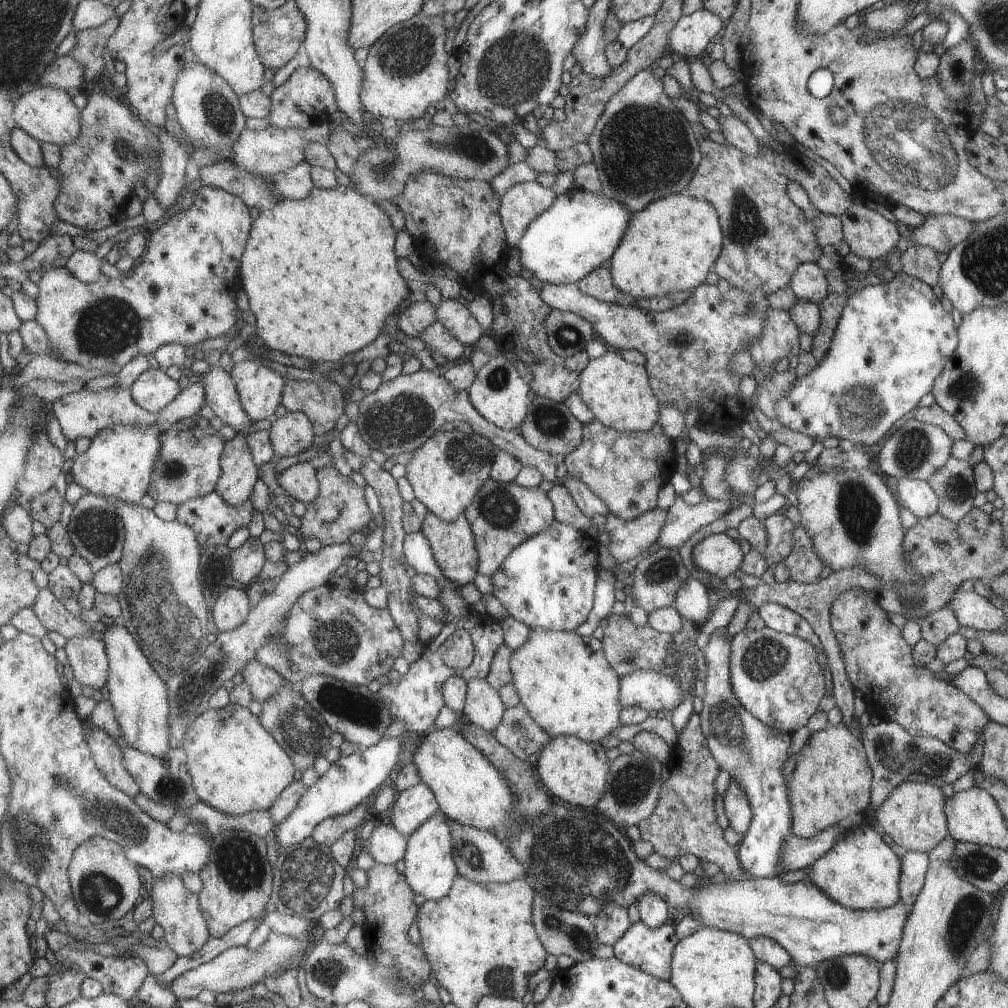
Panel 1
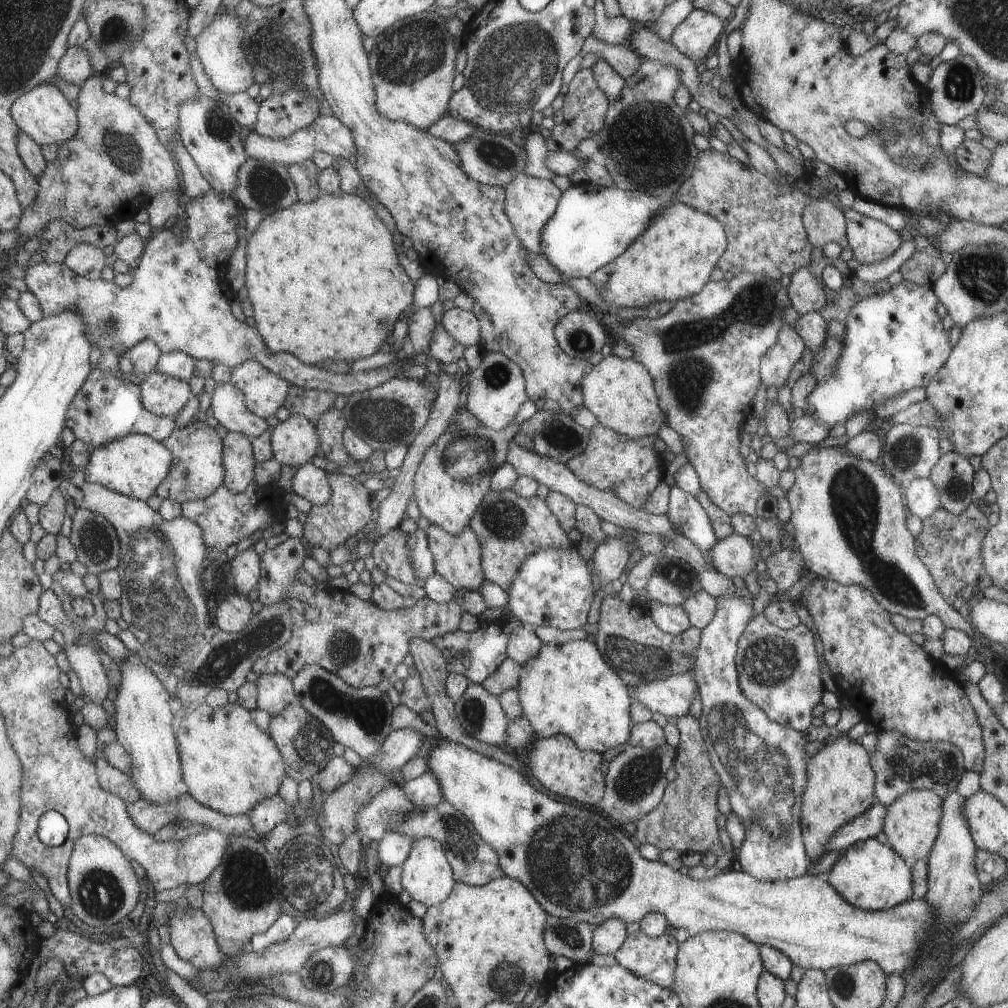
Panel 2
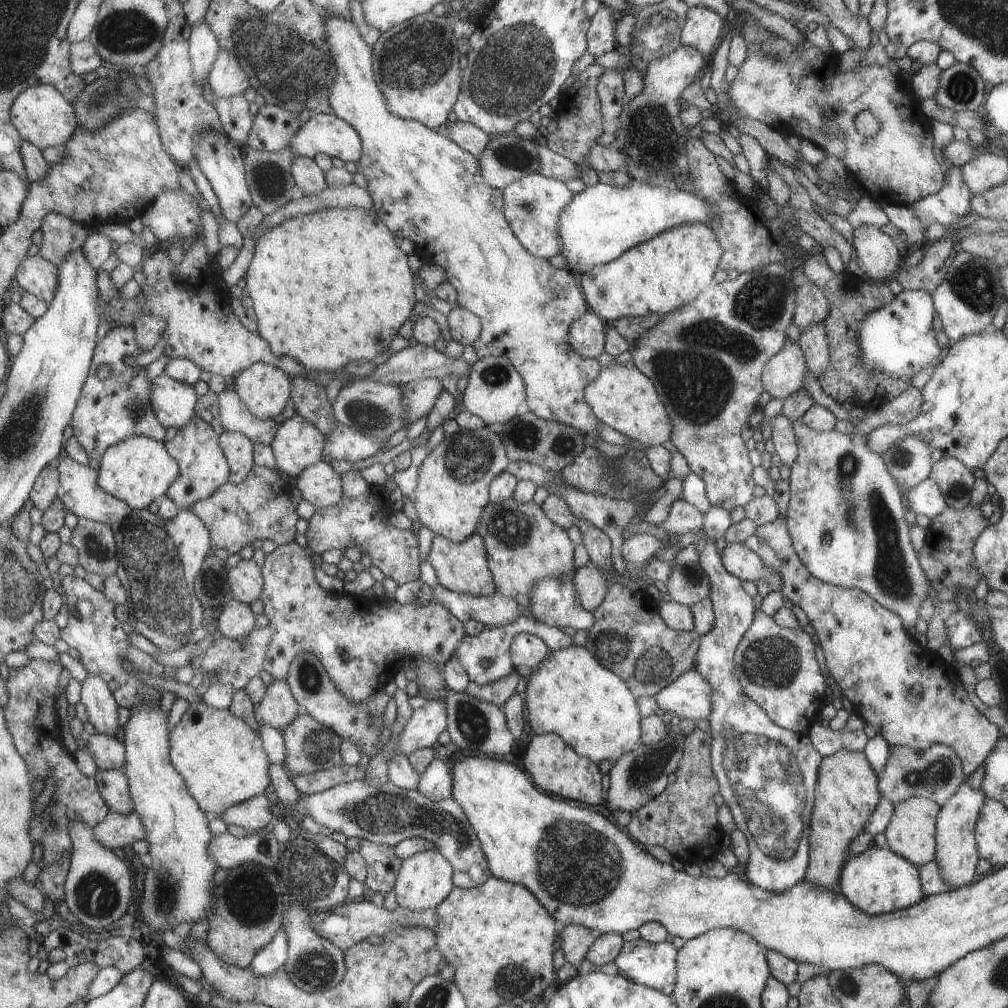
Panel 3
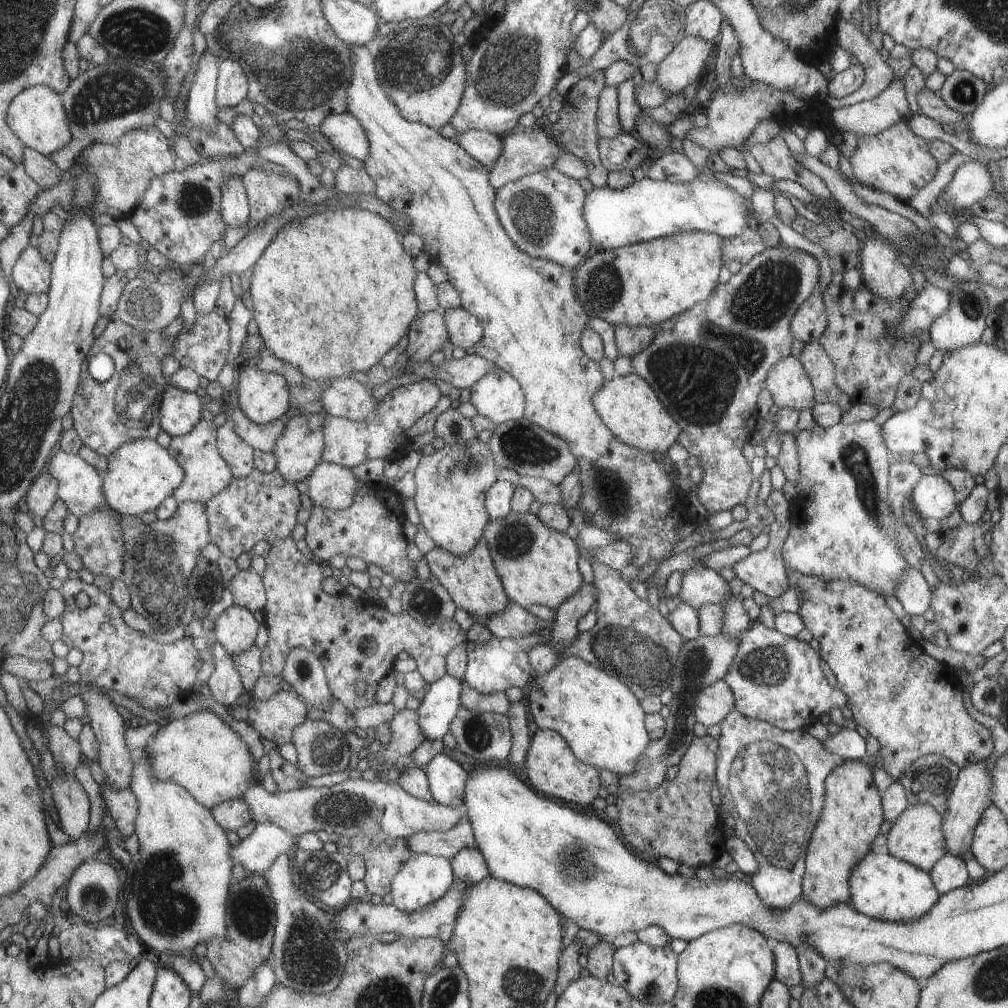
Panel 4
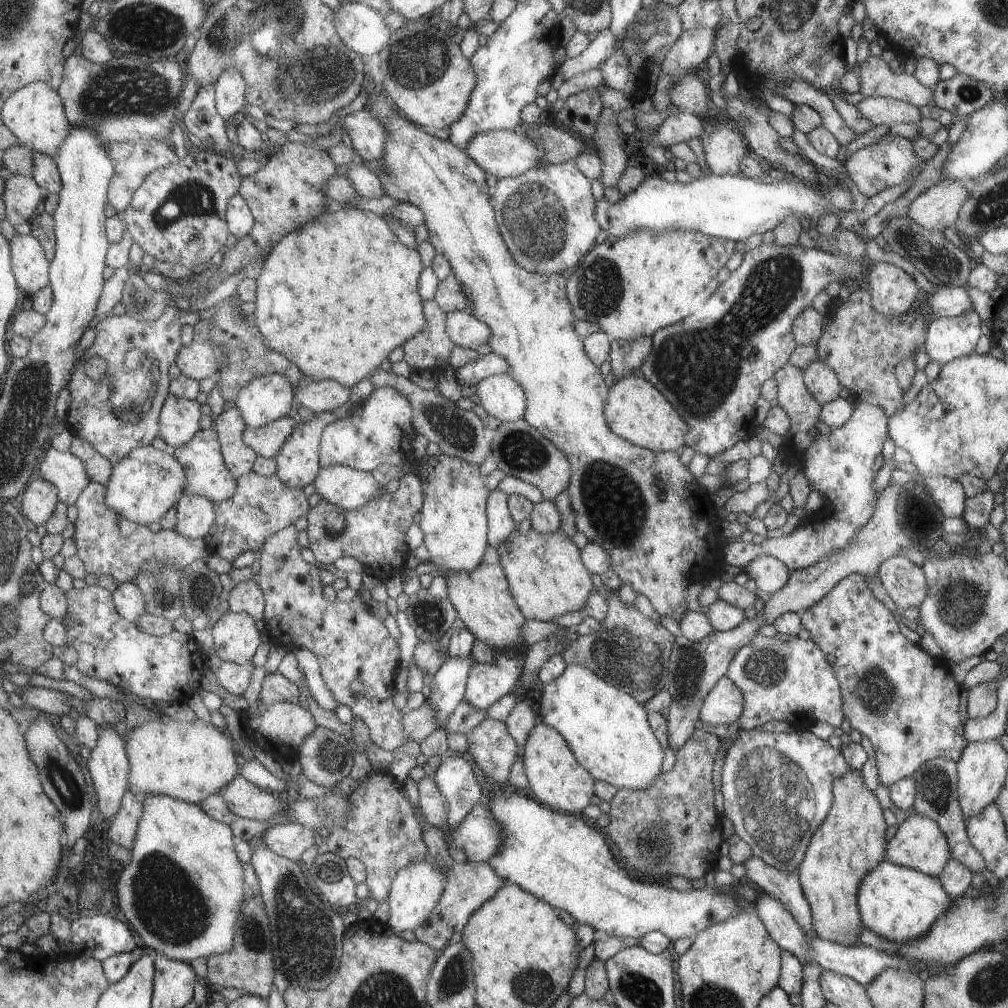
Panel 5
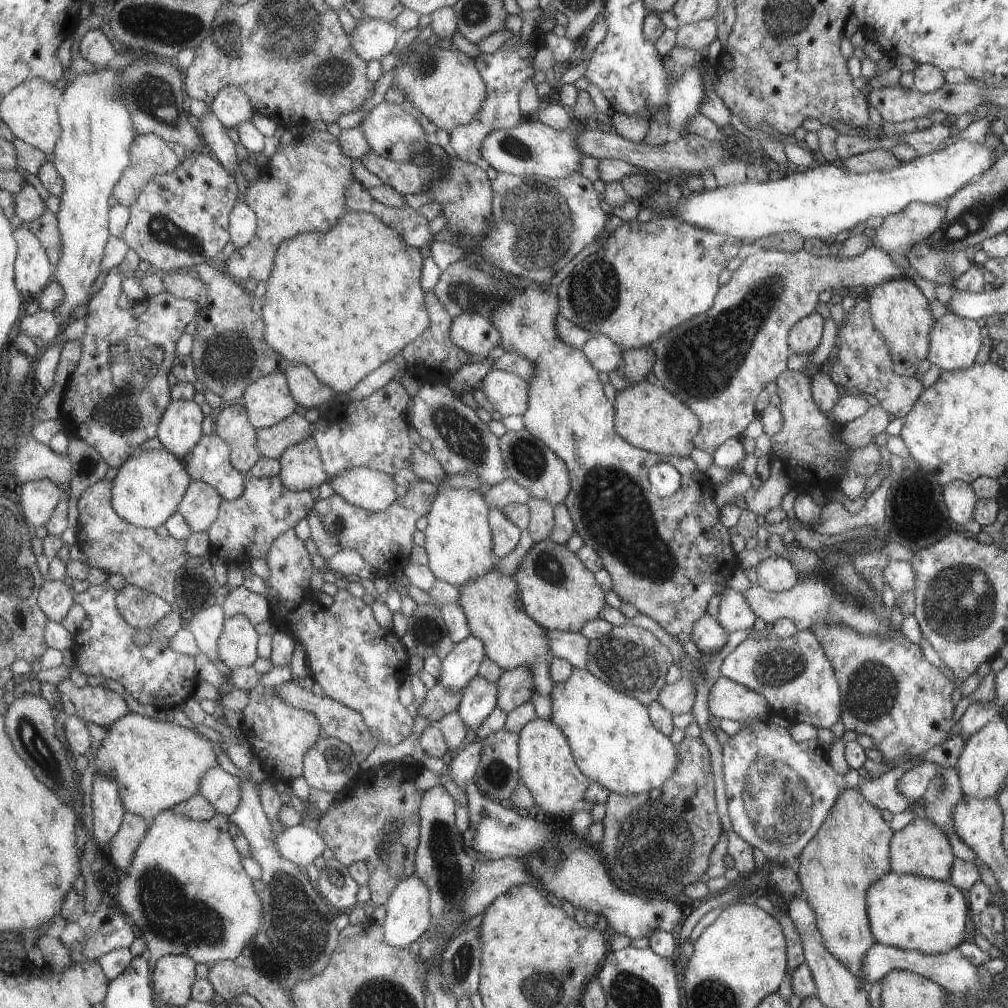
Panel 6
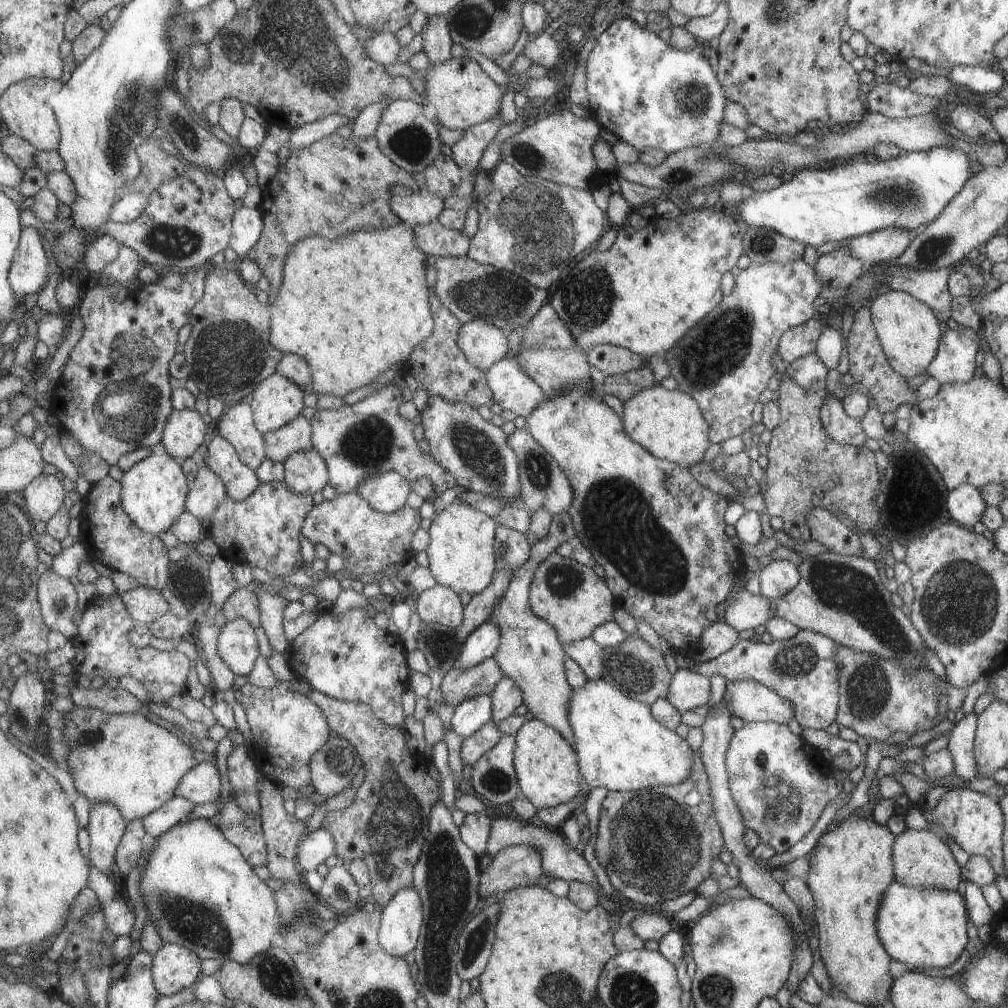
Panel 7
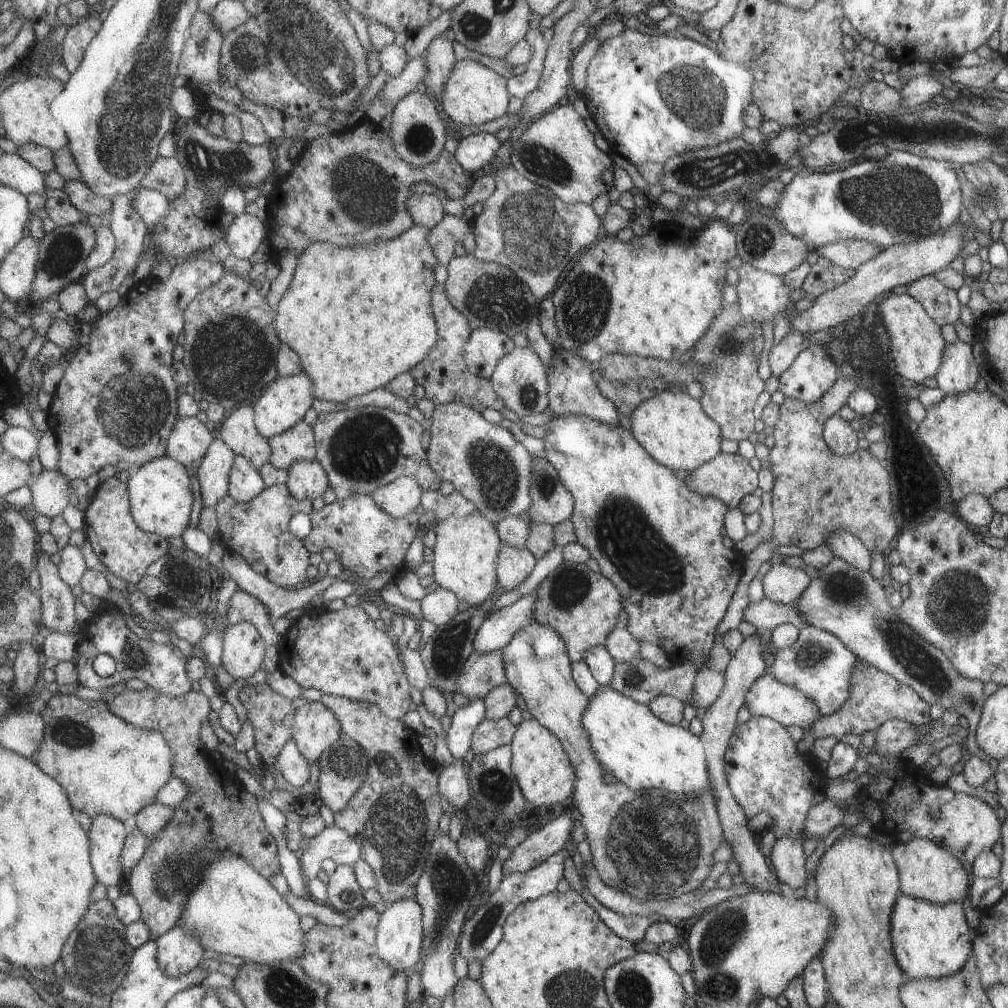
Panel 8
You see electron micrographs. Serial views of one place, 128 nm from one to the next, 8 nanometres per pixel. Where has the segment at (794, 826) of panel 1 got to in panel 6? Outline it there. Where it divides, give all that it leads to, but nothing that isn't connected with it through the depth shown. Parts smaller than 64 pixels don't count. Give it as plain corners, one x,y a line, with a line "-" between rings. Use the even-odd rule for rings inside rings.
858,787
847,788
841,790
835,806
800,852
795,865
800,890
815,914
815,926
825,950
865,985
861,960
876,943
869,928
865,894
873,882
889,872
889,840
892,840
891,828
883,822
875,807
861,796

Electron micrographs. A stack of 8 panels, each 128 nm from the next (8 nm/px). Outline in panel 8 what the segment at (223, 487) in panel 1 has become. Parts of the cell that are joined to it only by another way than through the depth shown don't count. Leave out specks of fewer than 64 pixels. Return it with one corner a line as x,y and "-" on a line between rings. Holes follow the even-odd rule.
251,405
230,412
220,428
220,439
235,454
243,456
258,470
268,462
272,454
268,439
257,432
255,409

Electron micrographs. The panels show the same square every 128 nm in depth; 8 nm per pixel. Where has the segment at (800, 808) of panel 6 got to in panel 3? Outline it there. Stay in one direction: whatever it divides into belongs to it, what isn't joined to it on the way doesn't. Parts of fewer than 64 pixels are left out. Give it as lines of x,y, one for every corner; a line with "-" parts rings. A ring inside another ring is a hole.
702,533
691,546
697,550
698,565
705,571
705,576
709,580
708,599
714,612
713,628
700,636
700,646
695,654
694,664
694,671
713,688
711,714
707,718
712,736
709,746
712,771
716,773
717,784
720,785
719,794
724,804
729,807
736,828
745,835
748,842
749,856
745,864
747,879
759,888
765,889
765,892
779,894
804,880
807,874
809,822
823,757
816,748
813,748
812,740
809,740
806,733
791,732
776,725
764,709
759,708
753,700
749,700
749,697
741,692
741,686
733,674
735,665
732,660
737,643
744,638
744,632
755,618
753,600
741,587
742,580
724,569
713,538
707,538

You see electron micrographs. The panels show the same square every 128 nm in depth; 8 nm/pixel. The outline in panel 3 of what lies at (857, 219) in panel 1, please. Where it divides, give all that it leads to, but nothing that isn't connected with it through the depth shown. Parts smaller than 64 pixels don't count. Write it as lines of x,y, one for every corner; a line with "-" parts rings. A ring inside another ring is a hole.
864,222
852,230
853,259
870,281
894,281
899,252
895,242
880,228

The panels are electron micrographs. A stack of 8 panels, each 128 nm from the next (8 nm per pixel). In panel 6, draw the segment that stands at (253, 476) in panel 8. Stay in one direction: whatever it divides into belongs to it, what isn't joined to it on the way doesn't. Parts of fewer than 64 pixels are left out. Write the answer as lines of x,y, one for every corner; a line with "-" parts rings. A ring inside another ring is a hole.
215,432
201,436
190,452
185,452
185,468
193,480
213,486
222,499
231,501
244,492
248,474
241,474
229,462
229,445

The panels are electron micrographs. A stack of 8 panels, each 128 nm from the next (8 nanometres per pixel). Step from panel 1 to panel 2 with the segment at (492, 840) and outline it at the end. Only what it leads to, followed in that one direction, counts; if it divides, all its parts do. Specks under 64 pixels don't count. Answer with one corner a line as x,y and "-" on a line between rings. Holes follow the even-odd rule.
391,783
363,804
354,815
354,828
365,843
379,843
386,833
400,833
417,841
421,838
435,840
447,854
455,883
479,887
503,876
498,868
495,852
473,833
472,824
461,812
446,801
435,807
415,805
403,793
400,784

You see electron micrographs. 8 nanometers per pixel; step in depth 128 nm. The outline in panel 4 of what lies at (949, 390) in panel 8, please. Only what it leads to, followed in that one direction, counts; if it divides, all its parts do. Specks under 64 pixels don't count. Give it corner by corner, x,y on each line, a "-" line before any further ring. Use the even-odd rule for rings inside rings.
972,267
976,274
976,281
967,281
961,278
955,278
957,285
952,287
949,292
949,306
947,310
943,312
929,328
929,336
931,344
934,350
941,350
941,352
951,352
951,350
957,350
961,346
967,346
979,341
979,336
981,332
985,330
985,324
983,324
983,316
987,316
988,307
985,300
985,296
980,288
984,285
979,278
979,272
977,269

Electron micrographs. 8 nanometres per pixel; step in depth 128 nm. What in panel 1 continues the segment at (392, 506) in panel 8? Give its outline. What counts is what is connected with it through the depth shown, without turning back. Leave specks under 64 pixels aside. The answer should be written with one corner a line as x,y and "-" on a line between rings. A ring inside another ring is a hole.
300,459
295,466
289,466
279,474
276,482
281,487
281,495
285,492
303,504
311,503
320,492
317,471
309,460

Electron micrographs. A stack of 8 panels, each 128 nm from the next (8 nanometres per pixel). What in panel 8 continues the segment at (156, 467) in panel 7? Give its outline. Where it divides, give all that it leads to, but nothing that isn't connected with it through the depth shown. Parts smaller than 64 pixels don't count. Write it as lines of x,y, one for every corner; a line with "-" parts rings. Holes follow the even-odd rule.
159,456
131,470
128,485
129,512
132,519
143,532
155,533
157,536
175,538
181,536
189,520
189,510
193,504
191,482
187,470
169,456

